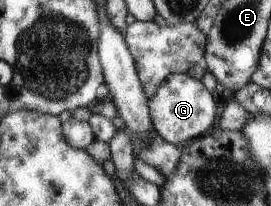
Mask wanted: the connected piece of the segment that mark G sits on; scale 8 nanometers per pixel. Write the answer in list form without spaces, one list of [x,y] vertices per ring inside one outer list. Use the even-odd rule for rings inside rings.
[[[172,73],[168,76],[152,95],[147,106],[151,125],[158,131],[158,135],[163,141],[177,146],[204,135],[204,132],[212,127],[216,110],[211,93],[201,85],[200,80],[196,81],[186,73]]]

